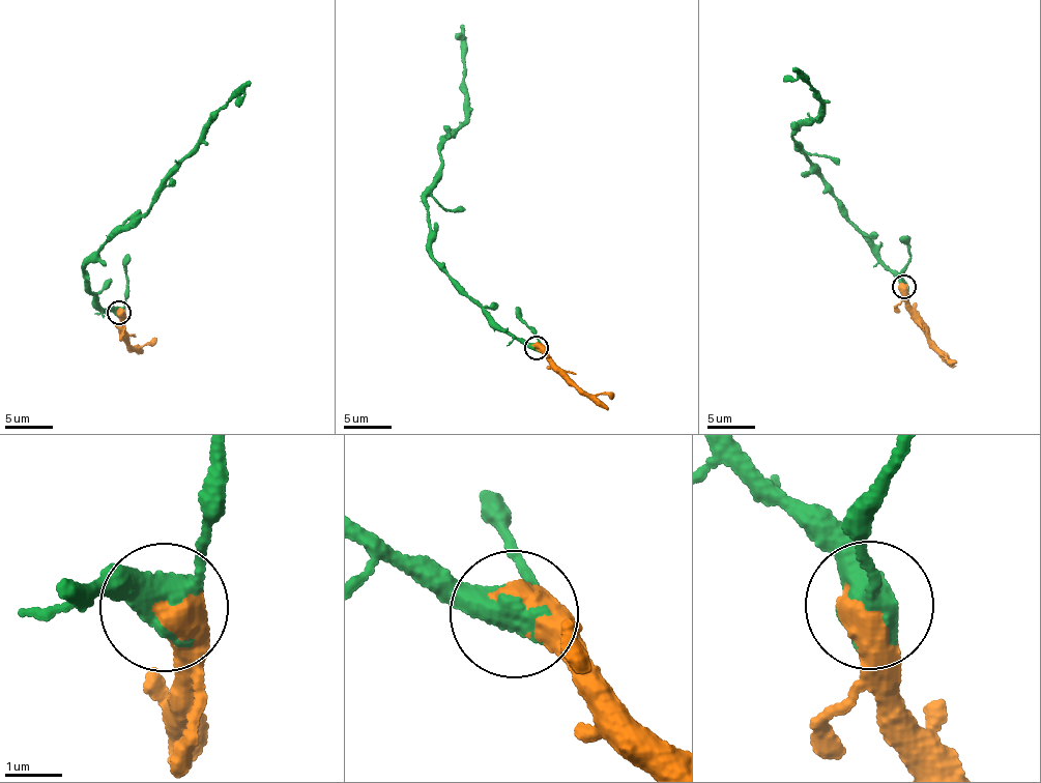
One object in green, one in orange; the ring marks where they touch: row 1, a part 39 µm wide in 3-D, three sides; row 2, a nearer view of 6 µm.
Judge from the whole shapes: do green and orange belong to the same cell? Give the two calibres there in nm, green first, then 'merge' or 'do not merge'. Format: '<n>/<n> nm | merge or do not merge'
500/700 nm | merge

